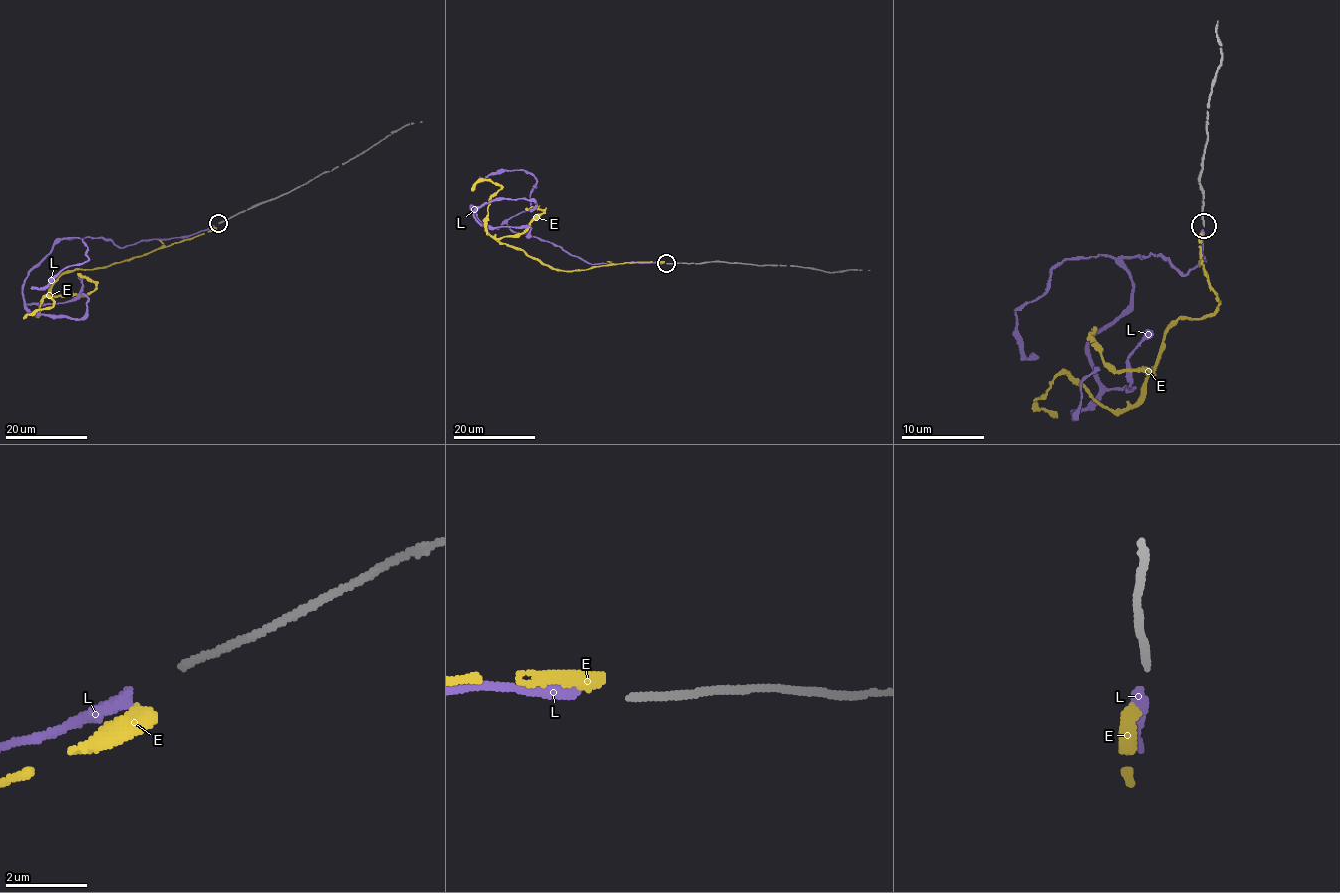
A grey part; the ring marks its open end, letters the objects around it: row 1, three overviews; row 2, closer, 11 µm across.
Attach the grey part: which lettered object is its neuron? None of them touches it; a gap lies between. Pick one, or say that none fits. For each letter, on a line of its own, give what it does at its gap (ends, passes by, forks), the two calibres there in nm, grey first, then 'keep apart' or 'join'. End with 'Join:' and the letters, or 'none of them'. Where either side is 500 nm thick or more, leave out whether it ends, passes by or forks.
E: it ends | 170/440 nm | keep apart
L: it ends | 170/340 nm | join
Join: L

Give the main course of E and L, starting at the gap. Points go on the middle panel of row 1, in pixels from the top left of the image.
E: (664, 262), (551, 268), (495, 239), (486, 229), (490, 198), (501, 187), (498, 183), (481, 180), (471, 190)
L: (661, 263), (587, 263), (503, 223), (489, 228), (470, 208), (473, 212), (511, 198), (535, 203), (530, 211)

